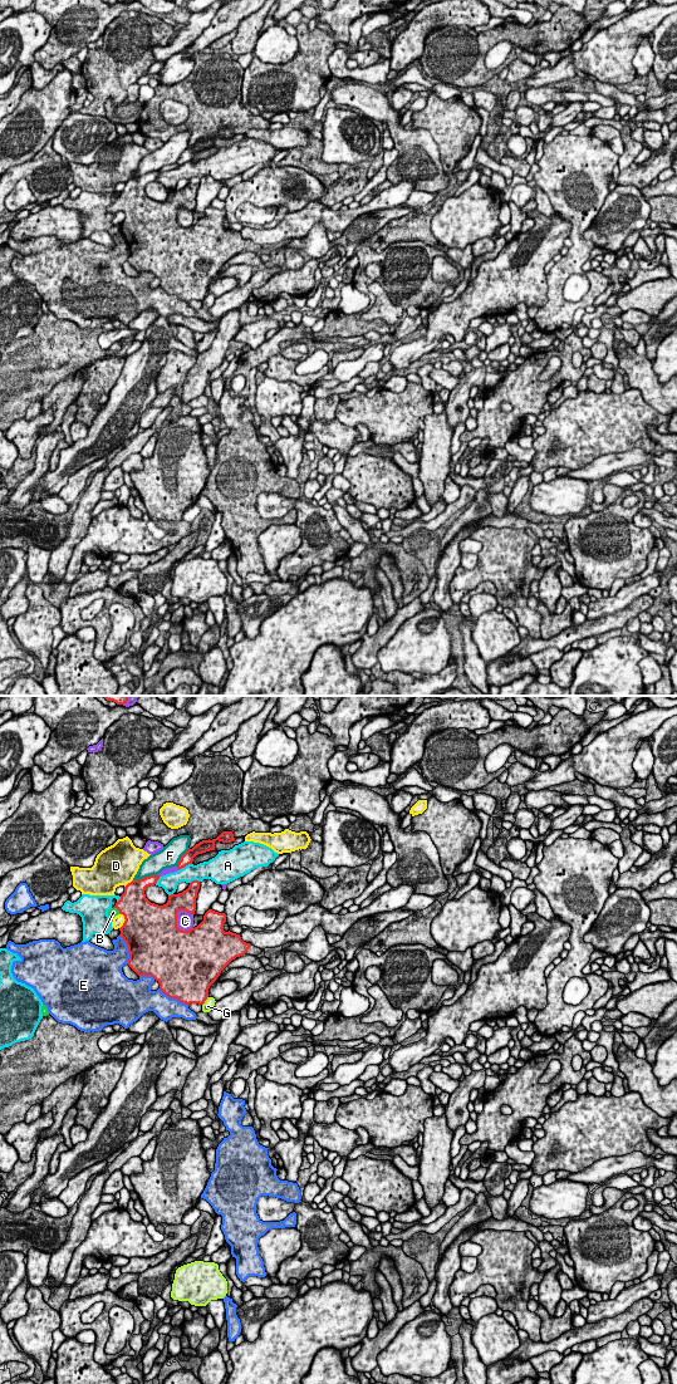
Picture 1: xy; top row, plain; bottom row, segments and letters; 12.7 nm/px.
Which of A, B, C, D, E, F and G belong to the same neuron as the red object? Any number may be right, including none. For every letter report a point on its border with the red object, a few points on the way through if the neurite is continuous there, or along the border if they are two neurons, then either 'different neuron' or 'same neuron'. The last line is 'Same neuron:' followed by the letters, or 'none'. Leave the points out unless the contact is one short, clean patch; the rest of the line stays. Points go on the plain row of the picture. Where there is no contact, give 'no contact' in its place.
A: contact xy (185, 162); different neuron
B: contact xy (117, 205); way xy (133, 201), (117, 205), (113, 209); same neuron
C: contact xy (176, 222); different neuron
D: contact xy (124, 217); different neuron
E: contact xy (128, 246); different neuron
F: contact xy (146, 173); different neuron
G: contact xy (205, 297); different neuron
Same neuron: B

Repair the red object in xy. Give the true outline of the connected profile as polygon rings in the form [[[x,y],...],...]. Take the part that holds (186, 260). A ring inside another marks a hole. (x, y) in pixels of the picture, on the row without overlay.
[[[149,172],[139,177],[132,177],[124,183],[124,190],[116,202],[108,207],[108,212],[114,215],[124,212],[124,220],[119,225],[121,234],[126,239],[129,249],[127,261],[138,273],[152,273],[160,286],[170,295],[190,301],[203,301],[209,294],[209,285],[220,273],[221,268],[236,254],[244,252],[250,245],[250,240],[241,236],[240,231],[224,227],[226,211],[209,206],[203,217],[188,227],[177,224],[177,210],[186,207],[195,211],[196,195],[200,178],[192,177],[186,187],[168,192],[163,202],[151,200],[144,191],[149,182],[154,182],[160,172]]]

